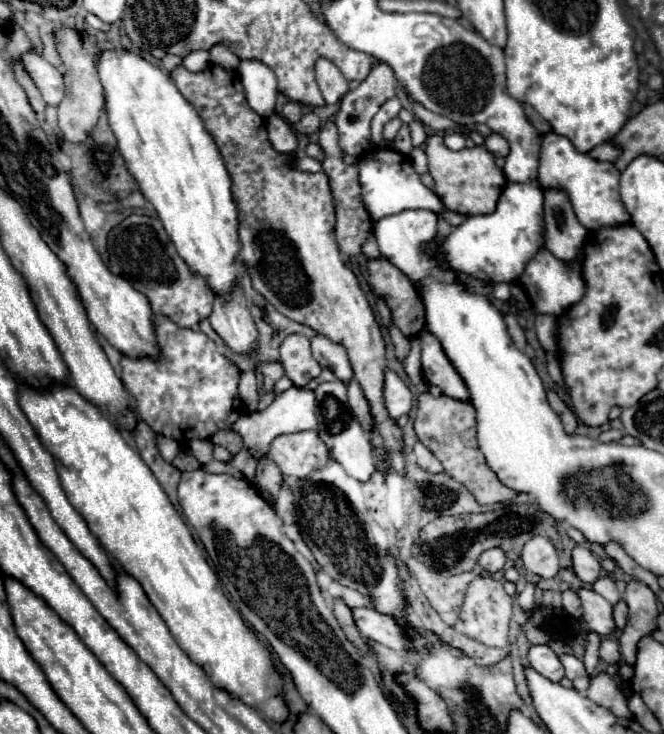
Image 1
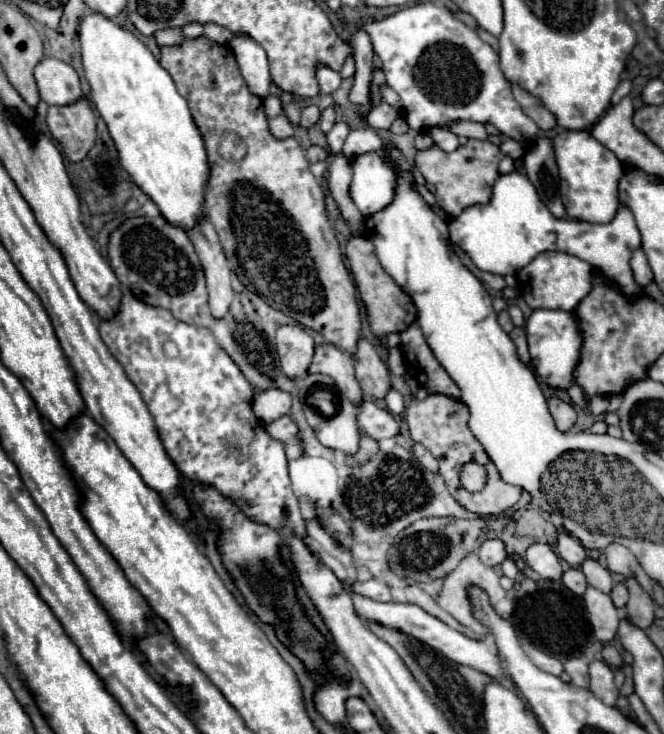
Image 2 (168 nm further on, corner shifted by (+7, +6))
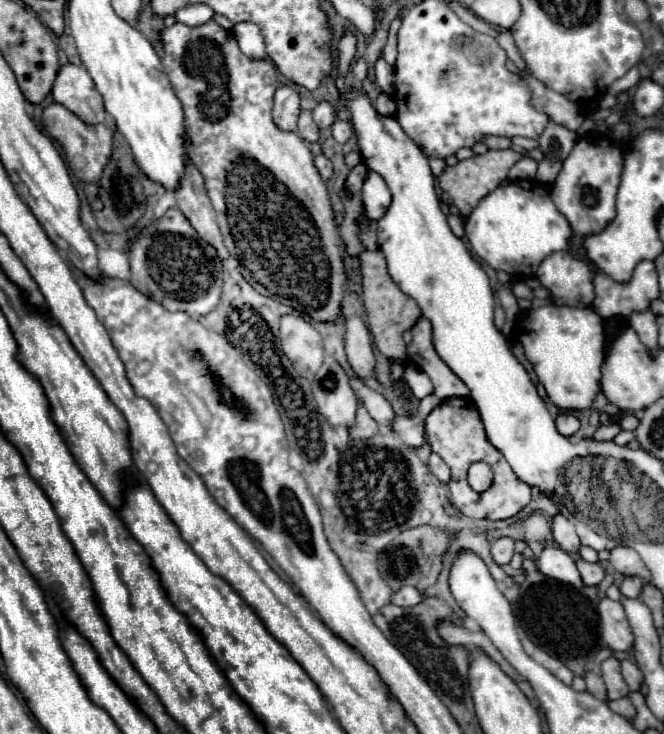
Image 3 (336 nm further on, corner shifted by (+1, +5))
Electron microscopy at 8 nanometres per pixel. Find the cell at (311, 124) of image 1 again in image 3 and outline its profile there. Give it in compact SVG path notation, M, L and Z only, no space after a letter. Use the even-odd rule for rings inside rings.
M322 101L316 109L314 109L314 121L320 129L332 127L332 123L336 121L336 113L334 113L334 105L328 101Z

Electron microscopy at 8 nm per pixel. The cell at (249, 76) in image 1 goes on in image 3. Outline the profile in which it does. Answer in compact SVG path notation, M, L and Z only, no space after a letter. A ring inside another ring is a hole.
M236 23L232 29L240 49L244 55L250 55L252 59L264 59L266 49L264 49L264 39L260 29L254 23Z

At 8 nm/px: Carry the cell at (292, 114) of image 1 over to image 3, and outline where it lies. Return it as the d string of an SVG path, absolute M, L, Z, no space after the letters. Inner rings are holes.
M302 111L300 113L300 121L298 121L298 135L302 139L306 139L308 143L316 143L318 141L318 127L312 119L312 113L310 111Z

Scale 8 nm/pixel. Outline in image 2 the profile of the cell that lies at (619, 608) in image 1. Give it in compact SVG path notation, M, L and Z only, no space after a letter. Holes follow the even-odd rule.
M616 584L614 590L612 590L612 594L610 594L610 598L612 598L612 602L614 602L616 608L624 608L624 604L626 604L626 600L628 600L628 590L626 590L626 586L624 586L624 584Z

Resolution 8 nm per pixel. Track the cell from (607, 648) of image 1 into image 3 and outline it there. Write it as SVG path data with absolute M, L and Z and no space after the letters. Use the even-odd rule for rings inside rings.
M622 661L622 675L624 675L624 681L628 683L630 691L640 691L640 685L644 681L644 675L642 671L636 667L636 663L632 661Z

